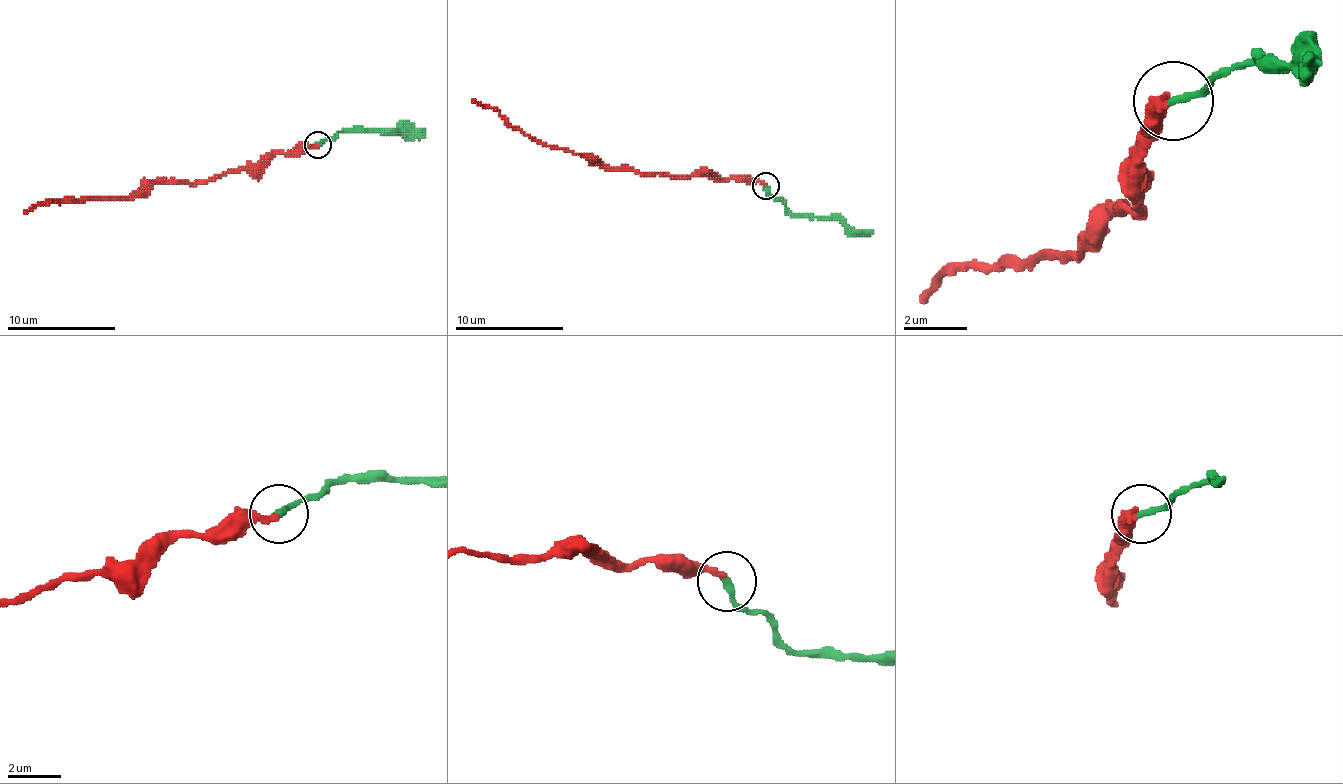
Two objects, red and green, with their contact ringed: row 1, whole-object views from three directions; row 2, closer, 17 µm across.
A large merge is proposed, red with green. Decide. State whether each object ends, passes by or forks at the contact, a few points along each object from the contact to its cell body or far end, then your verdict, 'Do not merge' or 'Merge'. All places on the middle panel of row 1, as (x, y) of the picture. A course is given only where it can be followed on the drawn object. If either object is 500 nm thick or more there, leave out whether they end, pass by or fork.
At the ring red ends. At the ring green ends. Course of red: (766, 184), (706, 176), (608, 170), (578, 154), (537, 143), (497, 110), (472, 99). Course of green: (766, 187), (793, 214), (840, 216), (850, 227), (872, 233). Merge

